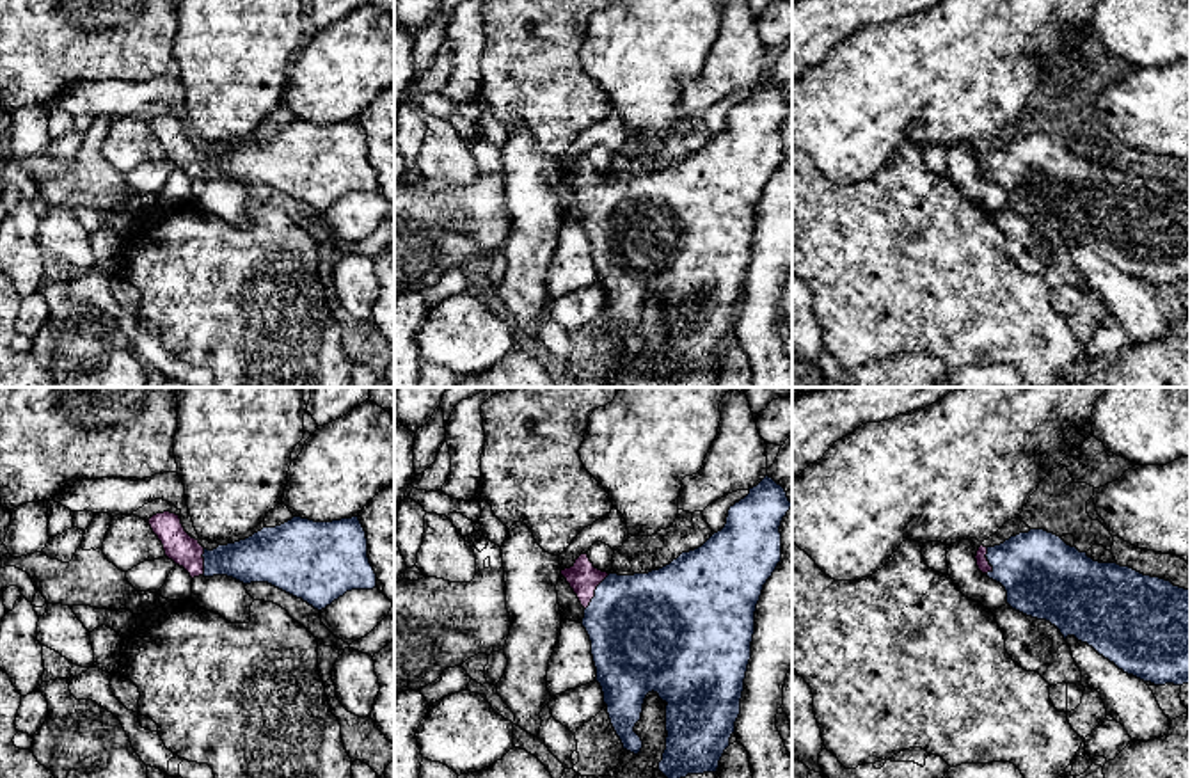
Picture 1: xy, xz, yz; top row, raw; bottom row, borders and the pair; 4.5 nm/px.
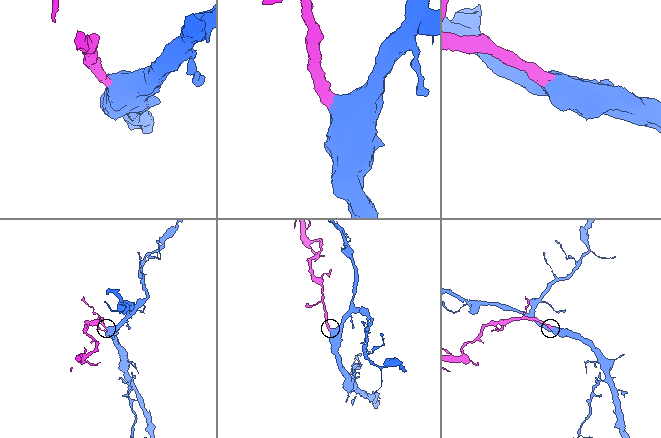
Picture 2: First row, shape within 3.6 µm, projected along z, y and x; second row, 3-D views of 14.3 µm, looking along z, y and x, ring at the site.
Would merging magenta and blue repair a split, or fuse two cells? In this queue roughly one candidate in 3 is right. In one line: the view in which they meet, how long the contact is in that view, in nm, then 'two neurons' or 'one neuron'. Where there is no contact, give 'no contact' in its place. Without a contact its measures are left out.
meets magenta in xz; contact 200 nm long; one neuron

